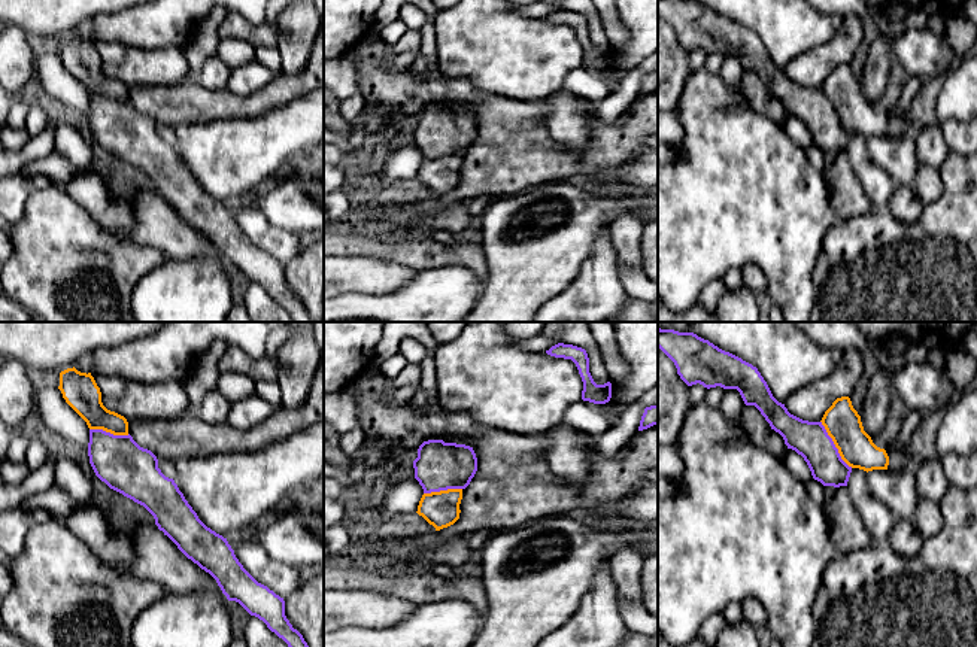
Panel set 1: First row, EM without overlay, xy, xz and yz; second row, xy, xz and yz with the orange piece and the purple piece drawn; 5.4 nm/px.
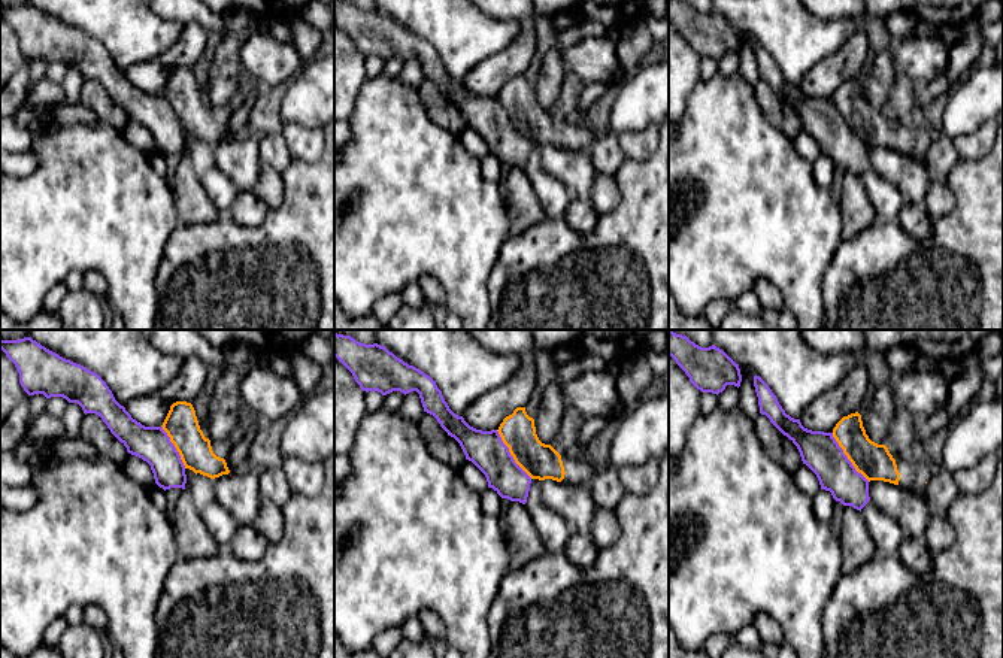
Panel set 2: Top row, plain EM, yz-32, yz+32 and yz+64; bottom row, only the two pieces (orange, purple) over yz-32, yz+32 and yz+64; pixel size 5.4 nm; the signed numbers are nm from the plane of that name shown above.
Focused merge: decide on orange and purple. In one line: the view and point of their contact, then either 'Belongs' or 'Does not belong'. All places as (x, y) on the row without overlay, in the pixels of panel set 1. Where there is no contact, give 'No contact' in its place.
Touches orange at yz (834, 109). Belongs

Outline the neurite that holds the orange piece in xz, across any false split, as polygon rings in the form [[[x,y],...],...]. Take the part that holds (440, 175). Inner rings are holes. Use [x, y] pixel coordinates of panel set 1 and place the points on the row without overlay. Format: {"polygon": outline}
{"polygon": [[[443,106],[424,107],[413,134],[424,155],[416,179],[436,197],[453,191],[459,185],[462,157],[477,137],[473,113]]]}

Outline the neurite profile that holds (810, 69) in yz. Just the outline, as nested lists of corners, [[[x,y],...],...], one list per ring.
[[[853,13],[846,15],[837,33],[826,43],[789,61],[785,73],[802,86],[820,88],[837,64],[850,63],[862,34],[861,18]]]

